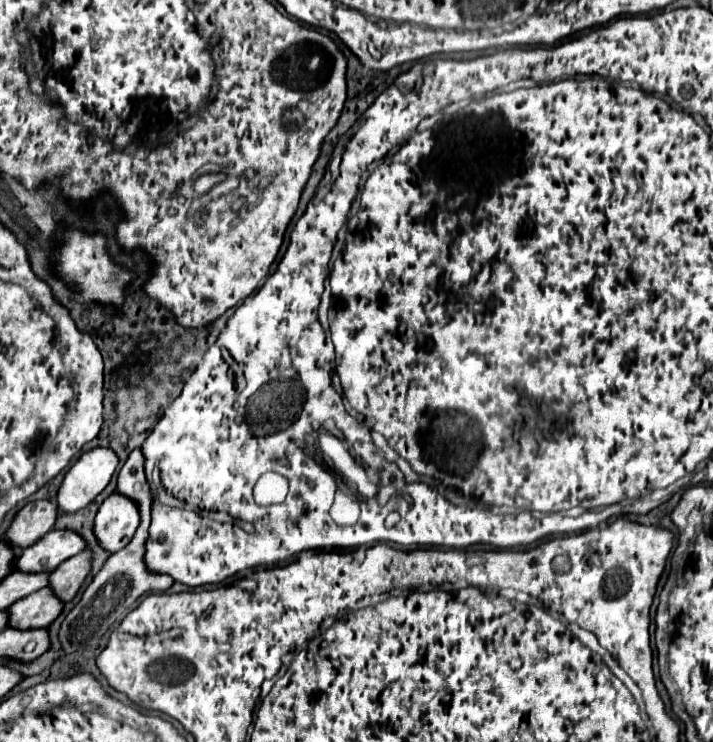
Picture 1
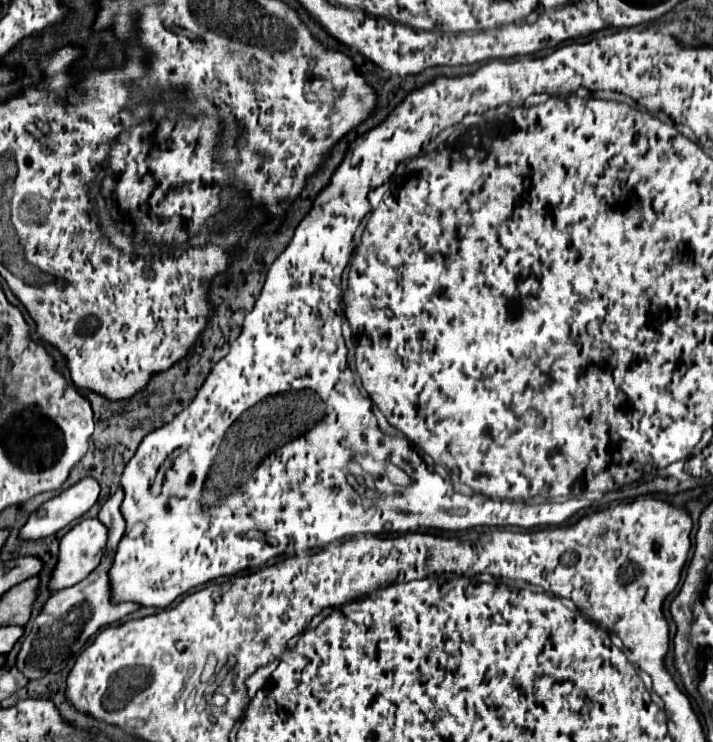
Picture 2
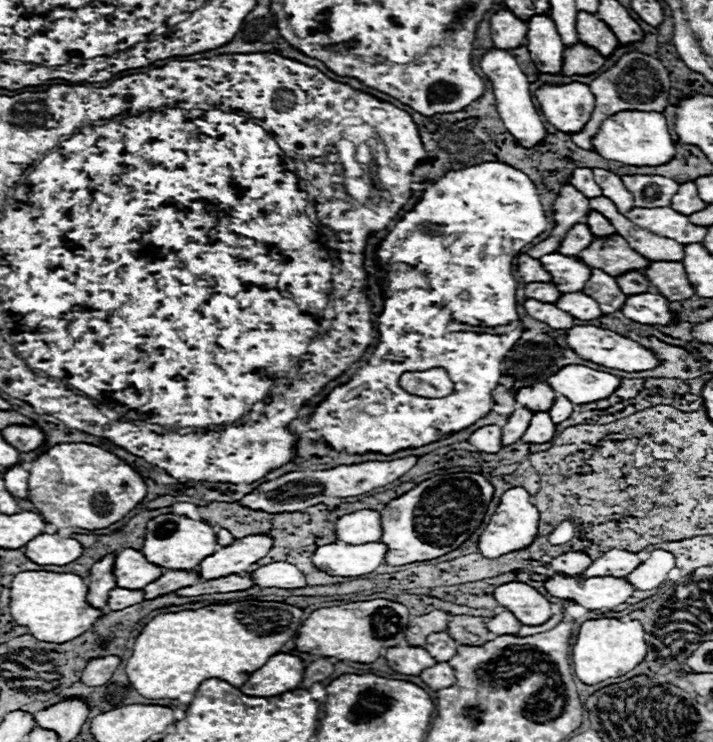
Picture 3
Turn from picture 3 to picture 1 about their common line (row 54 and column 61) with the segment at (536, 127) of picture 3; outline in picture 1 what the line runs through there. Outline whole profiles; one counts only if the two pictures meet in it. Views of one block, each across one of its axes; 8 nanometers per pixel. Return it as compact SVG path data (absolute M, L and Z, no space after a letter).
M92 448L84 452L66 472L58 488L58 510L72 514L86 508L108 486L116 466L118 458L110 448Z

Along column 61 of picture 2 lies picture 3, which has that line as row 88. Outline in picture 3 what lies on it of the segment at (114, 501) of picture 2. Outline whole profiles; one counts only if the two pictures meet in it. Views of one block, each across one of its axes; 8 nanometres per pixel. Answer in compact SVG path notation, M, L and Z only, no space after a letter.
M632 52L632 54L624 54L616 62L616 66L612 66L608 72L598 76L590 84L590 90L596 96L596 106L594 106L594 112L590 116L590 122L586 124L586 128L582 132L570 134L574 144L578 144L580 148L586 148L586 150L594 150L592 136L596 136L600 124L616 112L622 112L622 110L664 112L668 106L668 98L670 98L670 76L658 58Z

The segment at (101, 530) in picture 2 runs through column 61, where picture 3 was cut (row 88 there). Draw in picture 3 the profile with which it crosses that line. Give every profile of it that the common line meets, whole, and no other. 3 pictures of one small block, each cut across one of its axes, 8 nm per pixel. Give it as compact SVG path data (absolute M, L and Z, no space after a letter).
M586 84L542 86L536 90L540 112L554 128L562 132L580 132L594 110L594 94Z

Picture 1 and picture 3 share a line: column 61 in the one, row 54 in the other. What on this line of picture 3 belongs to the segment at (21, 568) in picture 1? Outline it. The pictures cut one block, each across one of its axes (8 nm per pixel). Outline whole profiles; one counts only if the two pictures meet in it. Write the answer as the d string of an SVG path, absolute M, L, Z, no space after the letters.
M534 16L528 22L526 48L538 70L548 74L560 74L564 64L564 44L556 26L546 16Z

